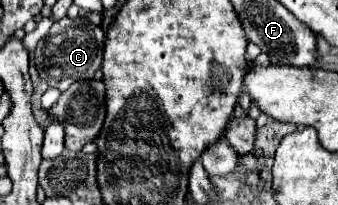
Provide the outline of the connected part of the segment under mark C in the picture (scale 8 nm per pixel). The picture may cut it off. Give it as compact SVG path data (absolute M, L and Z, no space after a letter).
M64 16L62 20L54 22L48 36L44 36L36 50L34 50L34 62L40 78L48 82L48 86L58 88L64 92L72 82L78 80L88 80L94 76L94 72L102 64L102 52L104 52L104 30L100 26L88 24L82 18L68 18Z

